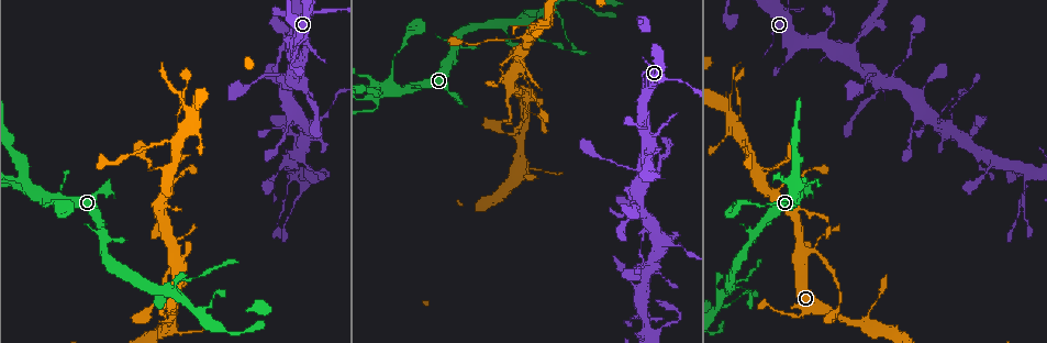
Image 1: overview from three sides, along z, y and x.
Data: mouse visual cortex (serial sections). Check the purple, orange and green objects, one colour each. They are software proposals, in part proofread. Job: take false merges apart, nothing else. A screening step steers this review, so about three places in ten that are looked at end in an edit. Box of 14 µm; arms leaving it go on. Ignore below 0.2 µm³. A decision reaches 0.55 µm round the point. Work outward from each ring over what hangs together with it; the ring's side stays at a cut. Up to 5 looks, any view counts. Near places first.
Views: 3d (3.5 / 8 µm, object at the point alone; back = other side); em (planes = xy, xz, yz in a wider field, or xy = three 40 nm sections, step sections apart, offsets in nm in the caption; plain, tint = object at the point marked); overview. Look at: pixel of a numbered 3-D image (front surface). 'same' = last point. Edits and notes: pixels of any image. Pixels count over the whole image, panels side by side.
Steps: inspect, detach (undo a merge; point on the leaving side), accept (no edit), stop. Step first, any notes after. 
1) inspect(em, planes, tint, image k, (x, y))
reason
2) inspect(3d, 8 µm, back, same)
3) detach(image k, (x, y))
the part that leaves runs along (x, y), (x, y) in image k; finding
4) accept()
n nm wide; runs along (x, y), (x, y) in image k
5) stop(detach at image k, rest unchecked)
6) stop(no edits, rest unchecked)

inspect(3d, 8 µm, image 1, (806, 254))
sudden change in width

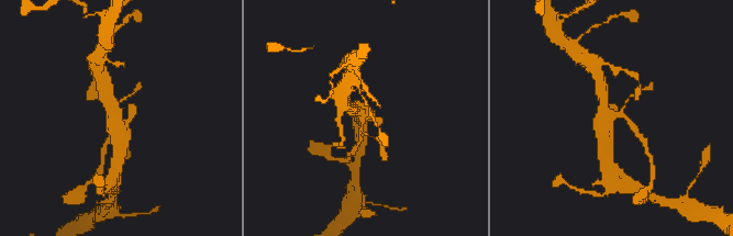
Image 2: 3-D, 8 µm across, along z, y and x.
inspect(3d, 3.5 µm, back, image 2, (610, 117))

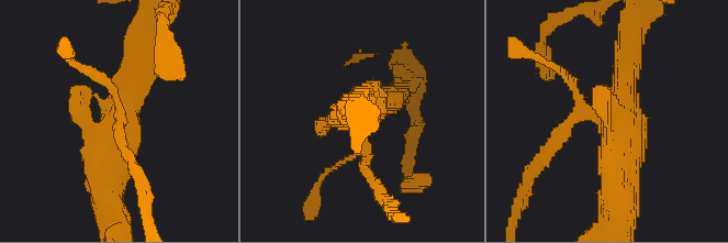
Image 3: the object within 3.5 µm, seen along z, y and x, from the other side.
inspect(em, xy, step 5, tint, image 3, (117, 115))
need the tissue

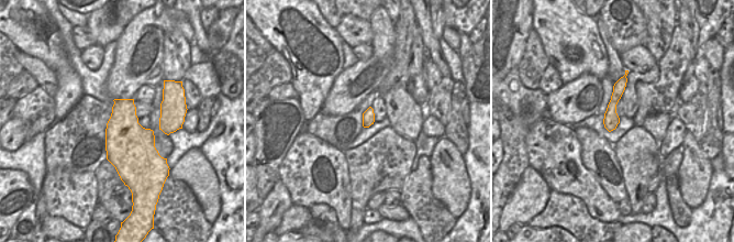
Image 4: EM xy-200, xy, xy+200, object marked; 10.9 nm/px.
accept()
runs along (109, 197), (122, 102), (143, 55) in image 3; one cell here

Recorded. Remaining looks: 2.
inspect(3d, 8 µm, image 1, (668, 244))
a fork

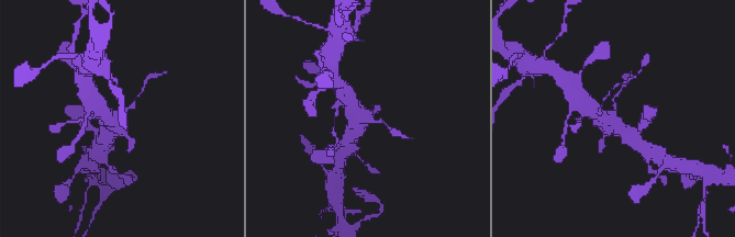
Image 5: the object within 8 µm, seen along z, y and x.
inspect(em, xy, step 3, tint, image 5, (368, 117))

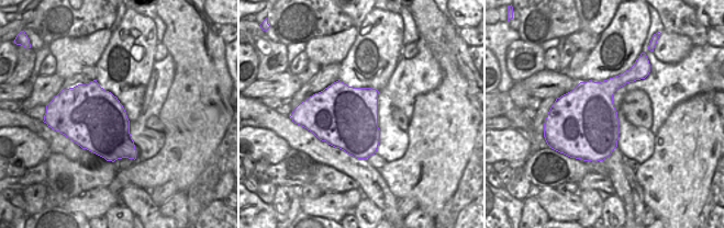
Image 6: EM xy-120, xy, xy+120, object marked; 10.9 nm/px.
accept()
runs along (588, 106), (633, 139) in image 5; one cell here

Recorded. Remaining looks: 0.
stop(no edits, rest unchecked)

